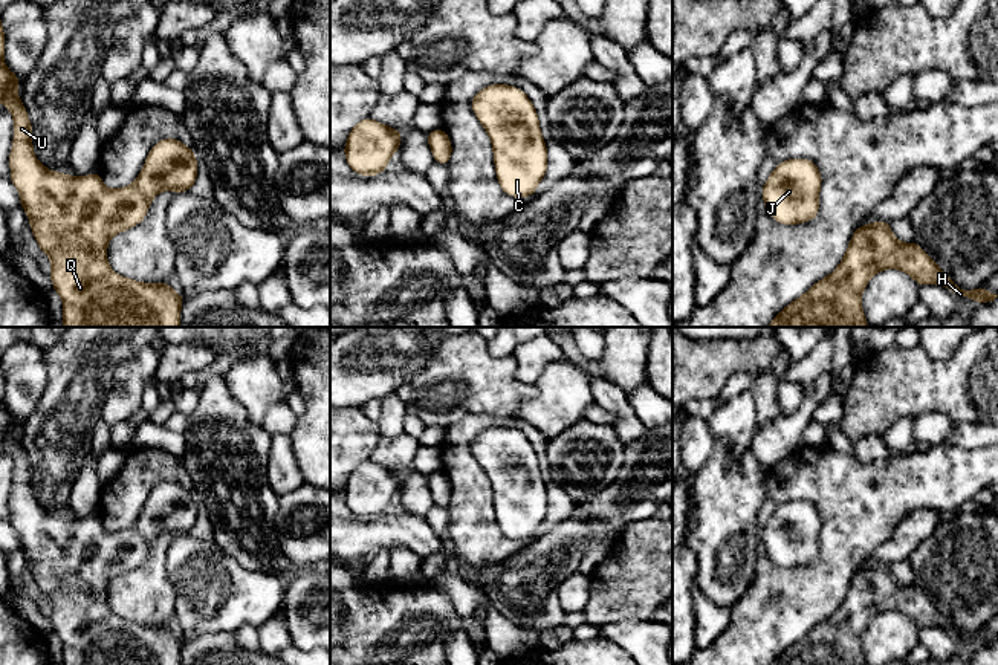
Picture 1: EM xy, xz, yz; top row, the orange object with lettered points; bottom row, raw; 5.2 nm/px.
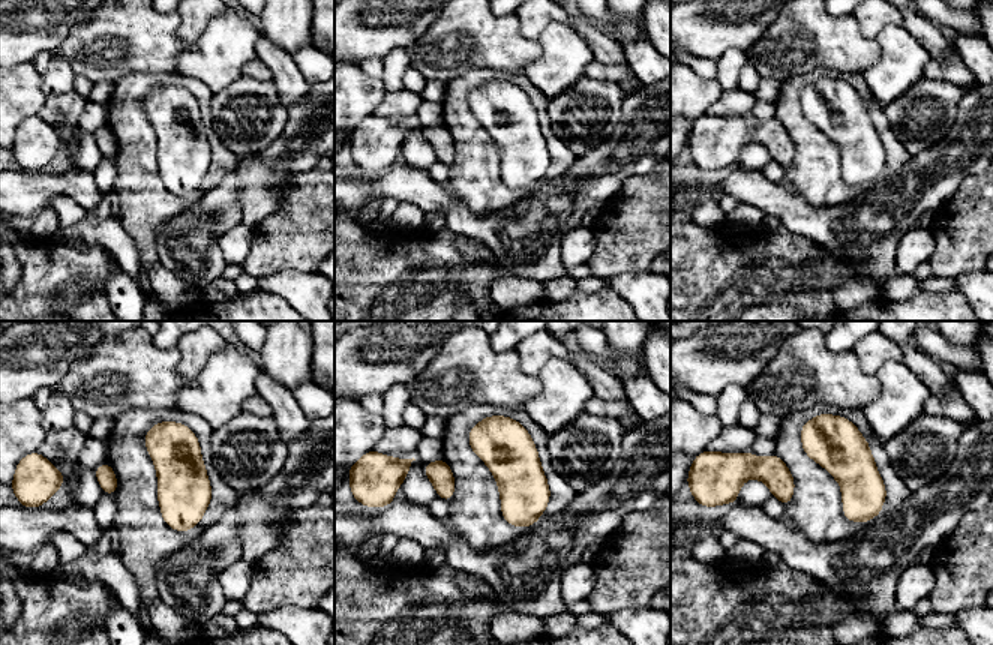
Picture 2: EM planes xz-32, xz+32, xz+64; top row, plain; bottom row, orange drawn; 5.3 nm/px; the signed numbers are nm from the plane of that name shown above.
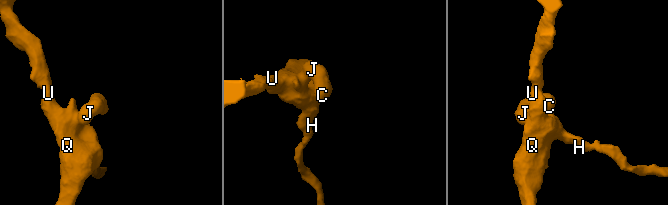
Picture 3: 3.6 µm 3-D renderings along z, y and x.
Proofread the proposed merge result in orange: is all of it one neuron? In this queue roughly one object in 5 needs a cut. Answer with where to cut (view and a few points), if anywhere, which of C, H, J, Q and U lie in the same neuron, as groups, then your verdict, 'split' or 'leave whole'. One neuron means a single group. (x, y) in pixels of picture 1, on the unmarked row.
cut none; groups C H J Q U; leave whole

